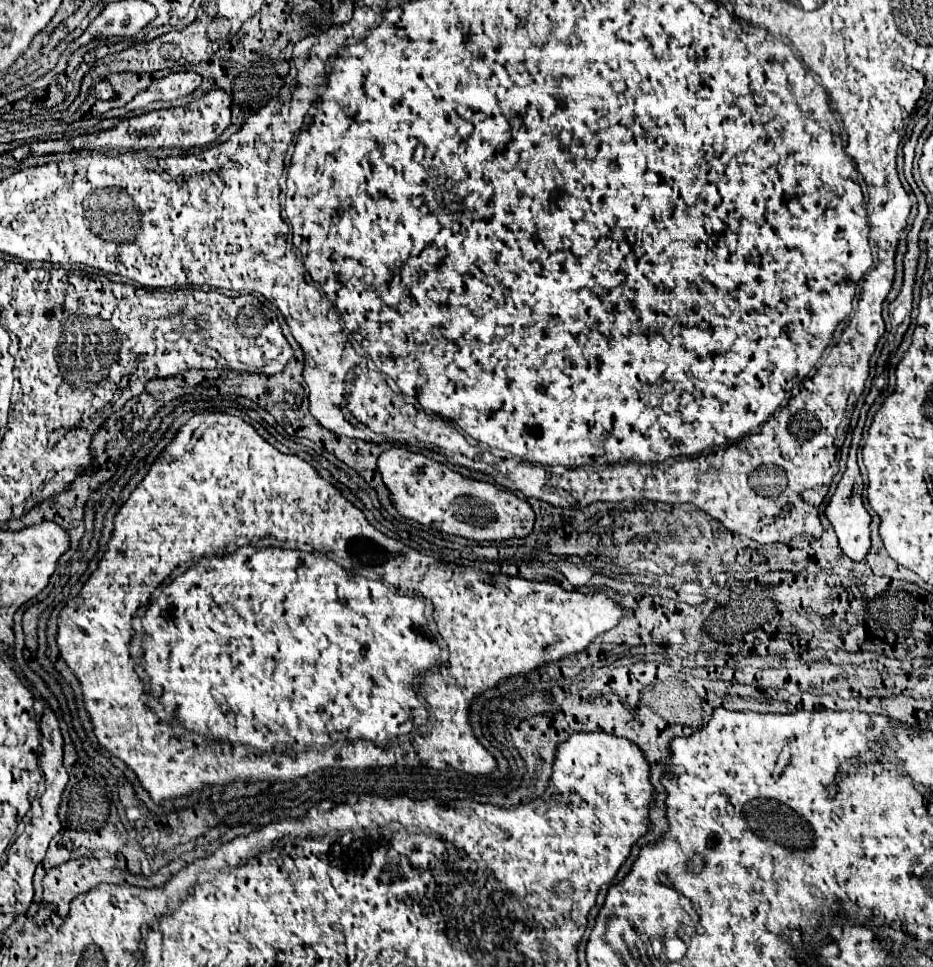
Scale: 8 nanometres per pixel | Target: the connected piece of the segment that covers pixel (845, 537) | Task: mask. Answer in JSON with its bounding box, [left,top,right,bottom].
[825,389,881,561]

